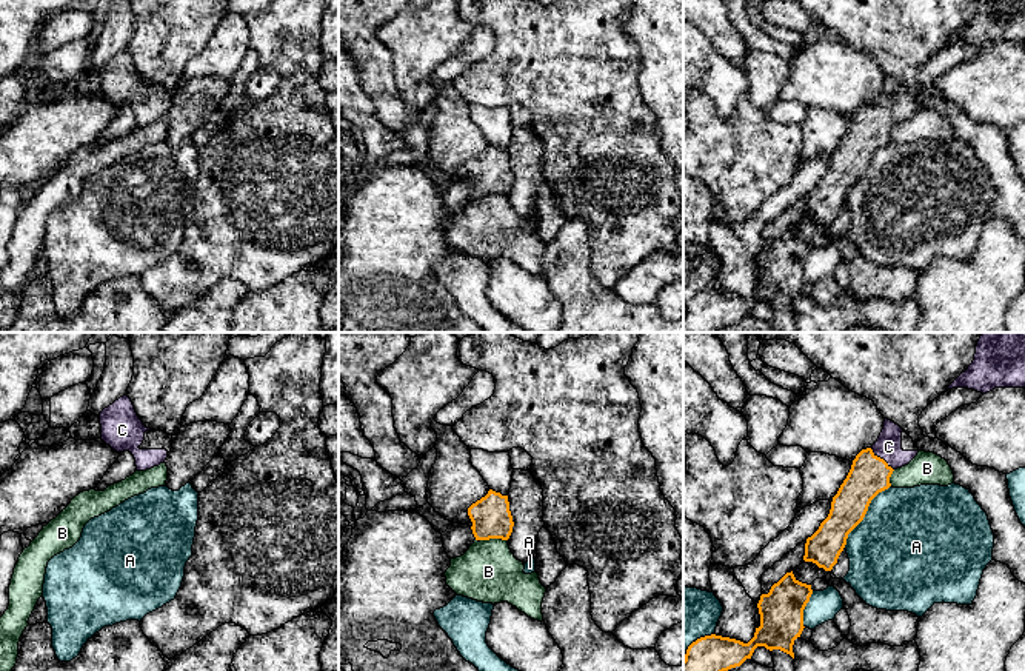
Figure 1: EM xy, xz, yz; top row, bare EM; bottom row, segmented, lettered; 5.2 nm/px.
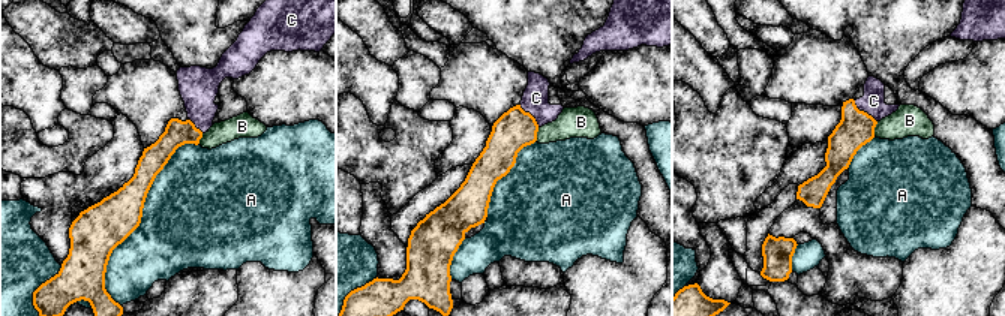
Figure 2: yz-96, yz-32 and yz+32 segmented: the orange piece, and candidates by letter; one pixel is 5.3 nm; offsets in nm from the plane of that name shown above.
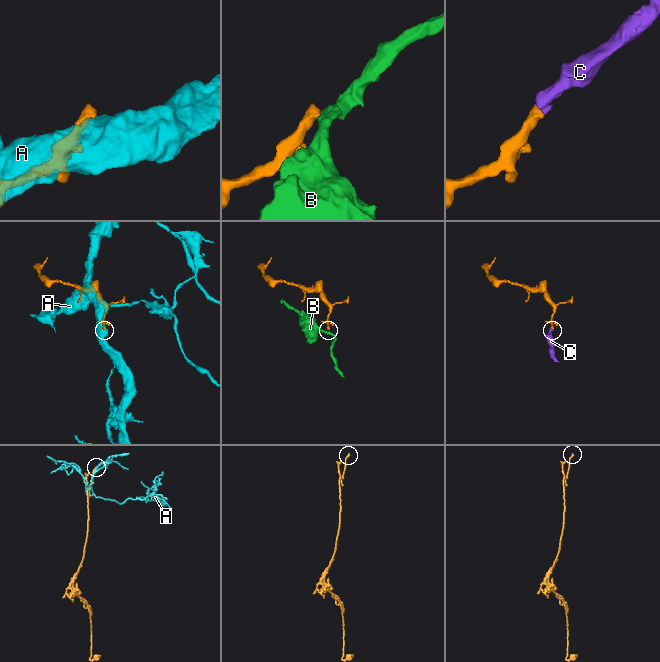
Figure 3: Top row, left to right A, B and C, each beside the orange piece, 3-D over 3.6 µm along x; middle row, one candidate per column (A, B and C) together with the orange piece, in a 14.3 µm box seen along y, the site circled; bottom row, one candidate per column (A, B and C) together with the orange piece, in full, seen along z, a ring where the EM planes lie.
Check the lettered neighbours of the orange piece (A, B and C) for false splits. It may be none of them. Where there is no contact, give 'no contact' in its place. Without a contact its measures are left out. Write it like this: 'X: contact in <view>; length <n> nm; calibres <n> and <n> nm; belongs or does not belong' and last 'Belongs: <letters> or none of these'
A: contact in yz; length 400 nm; calibres 200 and 500 nm; does not belong
B: contact in xz; length 140 nm; calibres 200 and 320 nm; does not belong
C: contact in yz; length 170 nm; calibres 200 and 140 nm; belongs
Belongs: C

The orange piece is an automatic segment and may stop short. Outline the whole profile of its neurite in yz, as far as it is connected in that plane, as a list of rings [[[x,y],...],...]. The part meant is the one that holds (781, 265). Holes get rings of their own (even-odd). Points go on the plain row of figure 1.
[[[793,226],[786,228],[774,239],[768,249],[762,249],[757,259],[760,269],[760,282],[756,283],[754,292],[743,299],[736,294],[722,291],[705,291],[693,297],[683,314],[683,332],[714,332],[723,326],[740,322],[746,314],[751,314],[757,302],[766,305],[780,305],[794,314],[793,300],[803,286],[803,265],[813,249],[811,240],[799,237]]]

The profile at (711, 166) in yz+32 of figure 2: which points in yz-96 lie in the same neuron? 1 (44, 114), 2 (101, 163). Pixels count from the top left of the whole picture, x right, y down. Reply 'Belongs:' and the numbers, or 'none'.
Belongs: none

